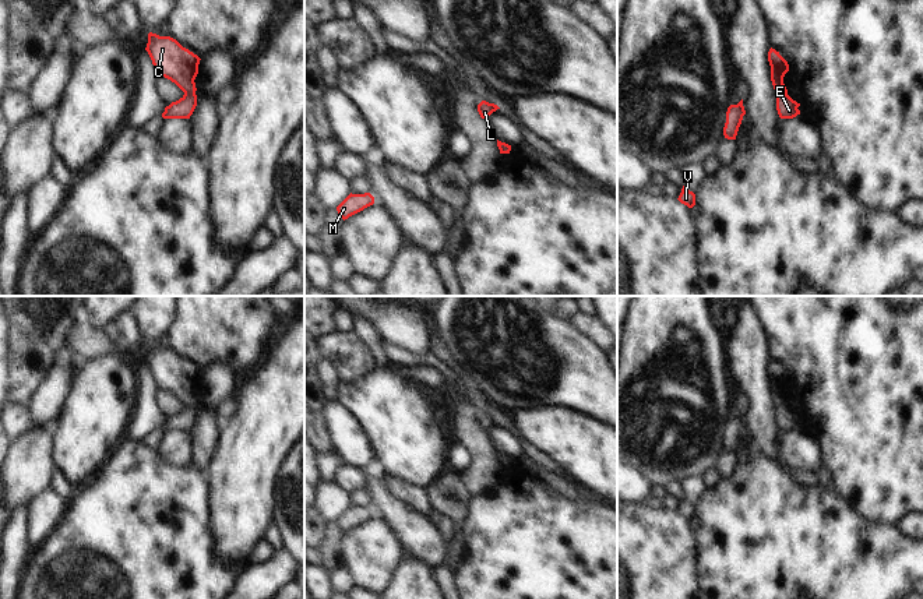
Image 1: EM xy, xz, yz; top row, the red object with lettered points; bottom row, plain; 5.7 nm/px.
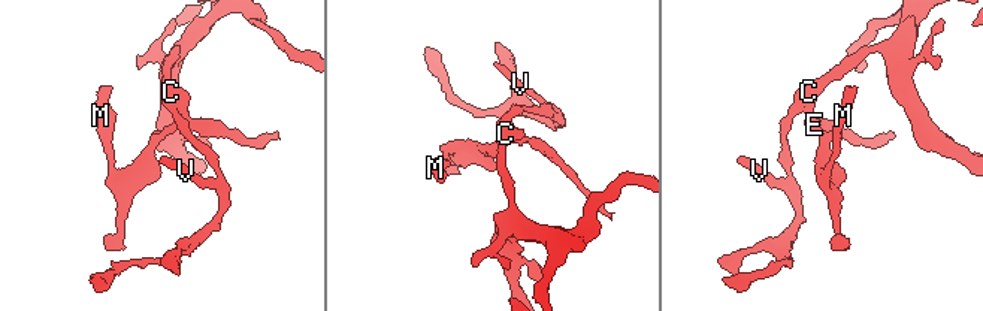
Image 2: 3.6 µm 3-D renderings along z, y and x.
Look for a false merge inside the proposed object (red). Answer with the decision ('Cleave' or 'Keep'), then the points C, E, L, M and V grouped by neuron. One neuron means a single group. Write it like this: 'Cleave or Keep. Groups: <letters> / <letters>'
Cleave. Groups: C L V / E M.

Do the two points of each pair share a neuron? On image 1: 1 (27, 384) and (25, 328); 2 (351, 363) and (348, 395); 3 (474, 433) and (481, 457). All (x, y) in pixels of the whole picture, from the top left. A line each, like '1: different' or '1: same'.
1: same
2: different
3: same

